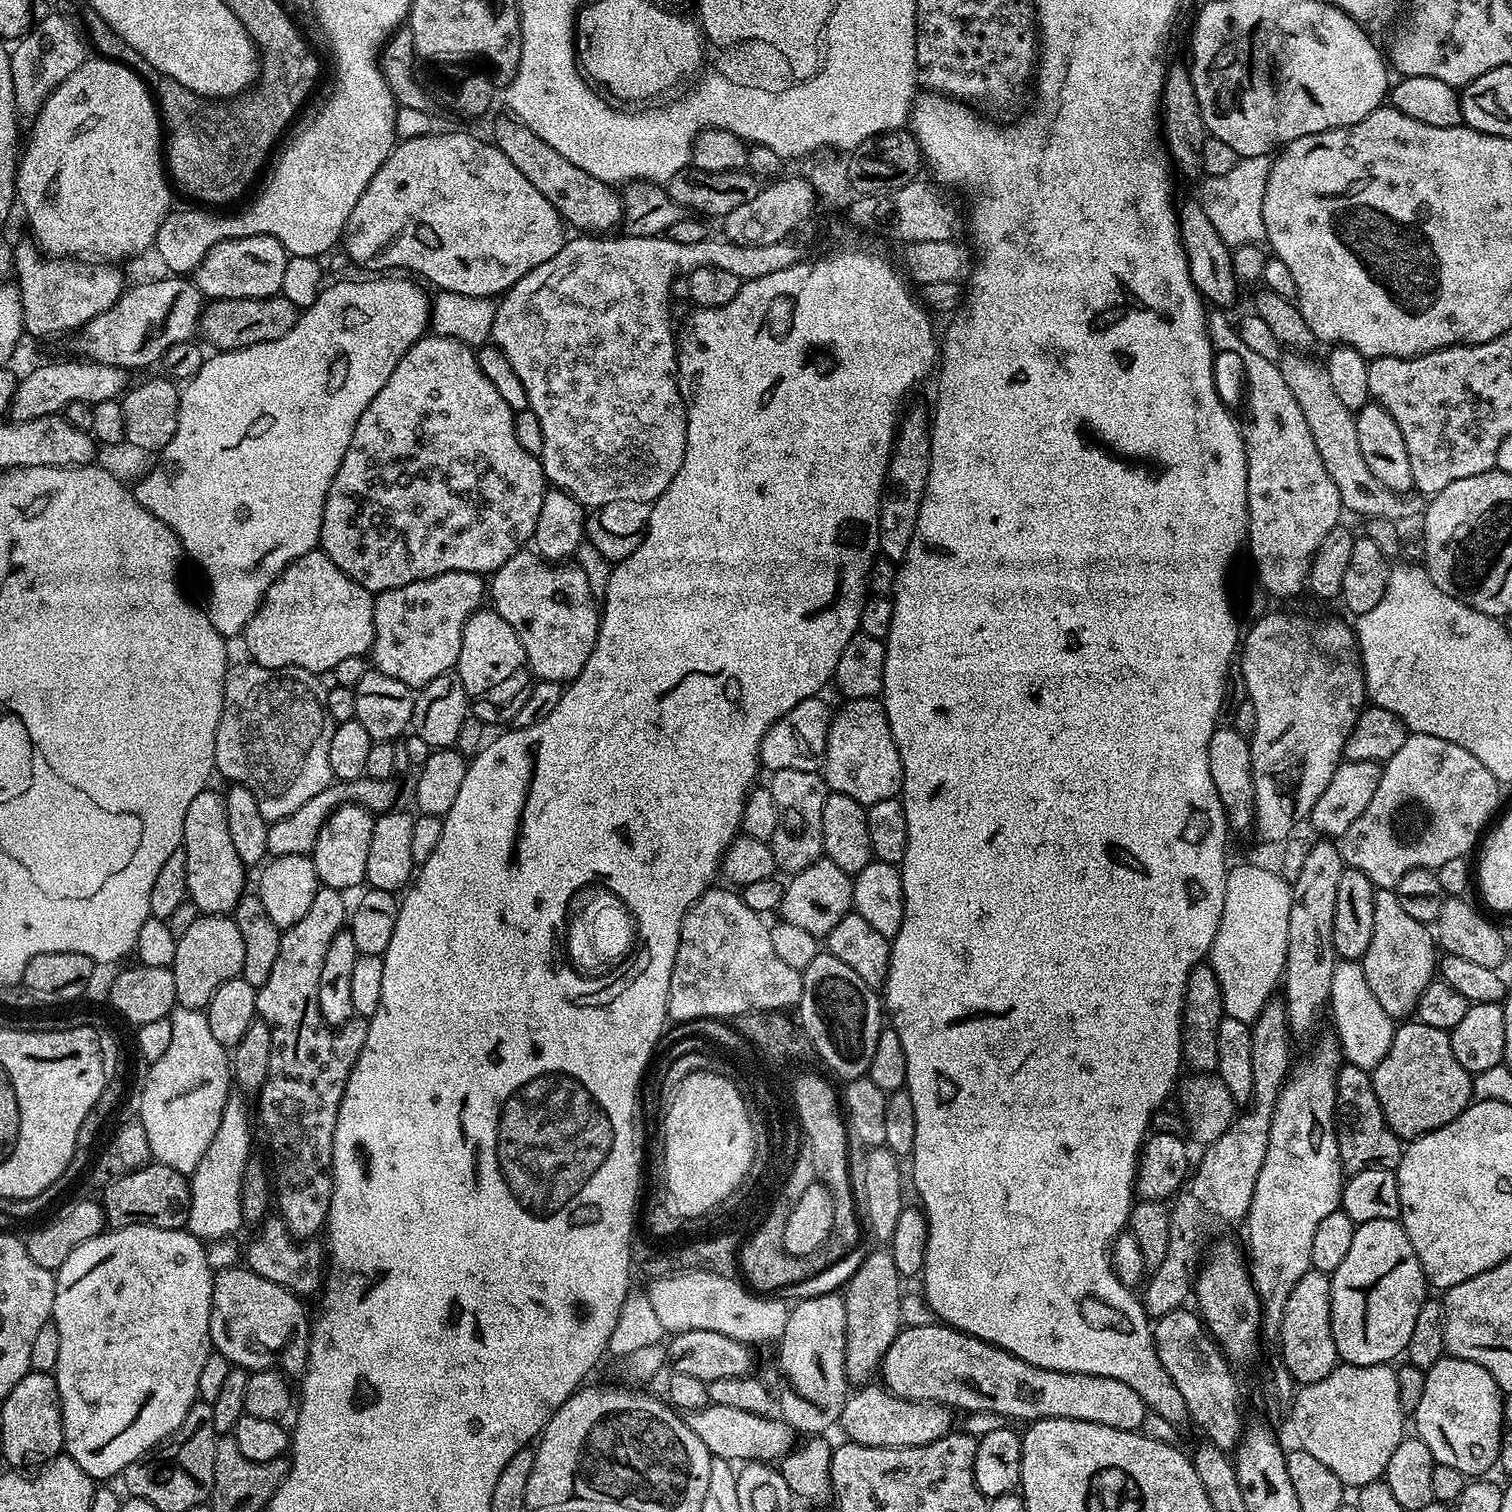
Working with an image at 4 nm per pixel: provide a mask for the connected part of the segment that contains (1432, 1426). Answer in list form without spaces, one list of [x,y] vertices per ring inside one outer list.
[[[1443,1355],[1432,1368],[1424,1373],[1426,1387],[1422,1389],[1422,1402],[1418,1402],[1414,1413],[1416,1419],[1415,1435],[1419,1436],[1426,1446],[1430,1446],[1430,1454],[1434,1454],[1437,1464],[1452,1466],[1465,1478],[1480,1478],[1488,1467],[1495,1465],[1500,1459],[1500,1437],[1505,1427],[1504,1396],[1502,1390],[1494,1382],[1494,1378],[1482,1366],[1473,1360],[1460,1360],[1457,1356]]]

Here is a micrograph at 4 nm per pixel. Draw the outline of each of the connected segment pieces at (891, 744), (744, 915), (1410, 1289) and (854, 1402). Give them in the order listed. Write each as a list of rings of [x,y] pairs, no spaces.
[[[879,699],[848,700],[840,709],[835,709],[828,727],[822,775],[832,792],[846,794],[865,806],[901,795],[904,787],[902,758]]]
[[[709,887],[688,908],[680,923],[678,954],[674,958],[674,970],[670,974],[668,1015],[681,1022],[708,1017],[741,1018],[748,1012],[788,1010],[799,1005],[804,978],[801,969],[786,966],[770,942],[769,925],[764,924],[761,913],[746,906],[743,895],[727,892],[724,888]]]
[[[1375,1220],[1357,1224],[1354,1242],[1350,1242],[1350,1250],[1346,1258],[1342,1258],[1342,1266],[1338,1266],[1331,1277],[1332,1333],[1337,1357],[1345,1364],[1358,1366],[1391,1365],[1392,1359],[1407,1349],[1418,1310],[1422,1310],[1426,1299],[1424,1271],[1403,1224],[1399,1220]]]
[[[864,1386],[853,1391],[842,1406],[838,1428],[848,1435],[845,1437],[851,1443],[883,1448],[905,1448],[929,1444],[953,1431],[953,1409],[942,1404],[922,1404],[919,1400],[903,1400],[883,1386],[872,1387]]]

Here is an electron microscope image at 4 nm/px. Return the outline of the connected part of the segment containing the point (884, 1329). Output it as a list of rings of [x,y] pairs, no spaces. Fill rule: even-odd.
[[[887,1247],[876,1248],[856,1268],[856,1273],[842,1289],[846,1310],[846,1362],[844,1373],[856,1386],[864,1386],[873,1375],[877,1375],[884,1361],[890,1342],[902,1327],[900,1321],[900,1284],[902,1278],[896,1273],[894,1258]]]

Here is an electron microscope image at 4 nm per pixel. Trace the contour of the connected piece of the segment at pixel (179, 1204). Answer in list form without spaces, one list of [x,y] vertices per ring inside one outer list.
[[[155,1162],[118,1178],[103,1189],[102,1196],[104,1218],[112,1228],[141,1224],[155,1228],[183,1229],[187,1222],[188,1208],[191,1206],[189,1177],[170,1166]]]

